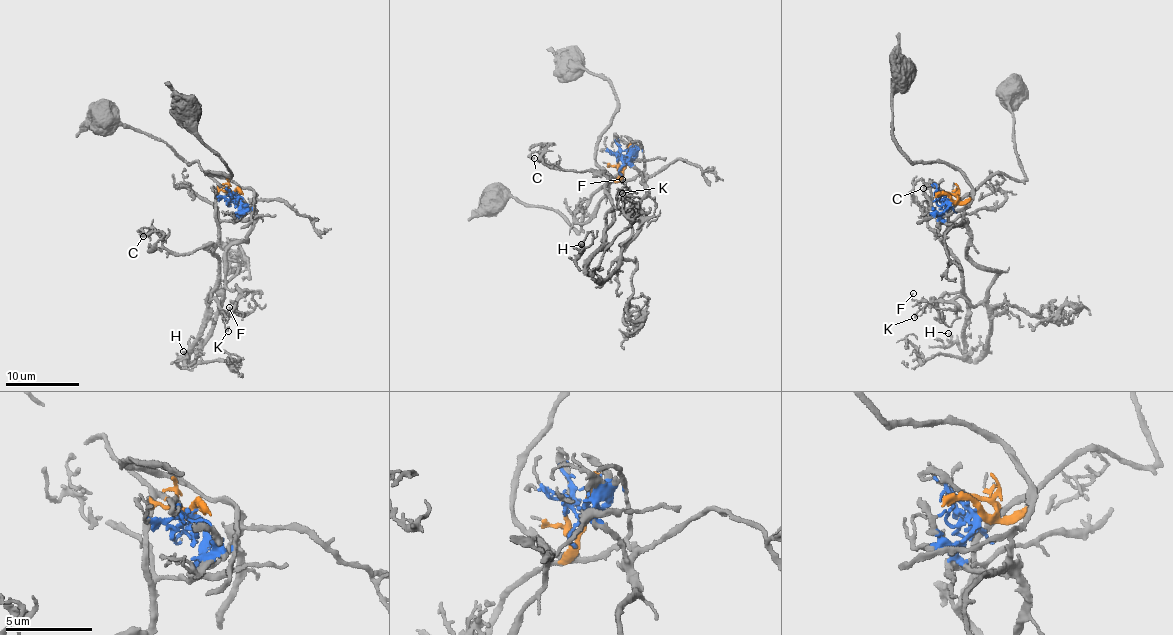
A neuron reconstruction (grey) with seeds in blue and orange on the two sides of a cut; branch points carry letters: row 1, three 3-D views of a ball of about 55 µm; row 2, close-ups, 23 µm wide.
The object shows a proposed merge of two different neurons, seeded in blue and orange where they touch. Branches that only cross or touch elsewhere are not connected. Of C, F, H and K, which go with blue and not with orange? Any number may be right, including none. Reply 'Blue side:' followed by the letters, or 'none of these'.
Blue side: F

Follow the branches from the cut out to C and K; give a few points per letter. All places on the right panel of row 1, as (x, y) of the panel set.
C: (950, 201), (970, 198), (949, 213), (948, 232), (940, 237), (930, 230), (928, 188), (921, 179), (923, 188)
K: (950, 201), (970, 198), (949, 213), (944, 236), (960, 269), (962, 291), (945, 293), (915, 318)

